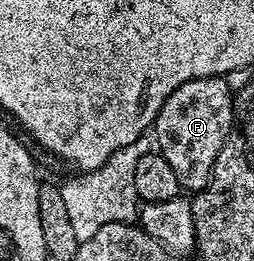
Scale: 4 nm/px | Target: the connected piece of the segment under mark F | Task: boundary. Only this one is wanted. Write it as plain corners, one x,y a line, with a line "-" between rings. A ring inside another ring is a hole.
223,76
189,80
177,87
154,115
154,145
158,153
169,160
173,172
177,172
177,180
184,191
198,192
211,181
211,169
231,131
235,104
233,90
227,87
227,82

